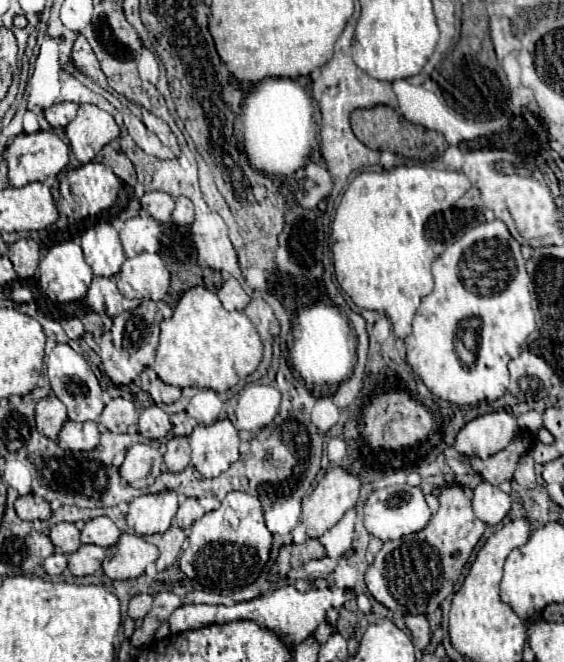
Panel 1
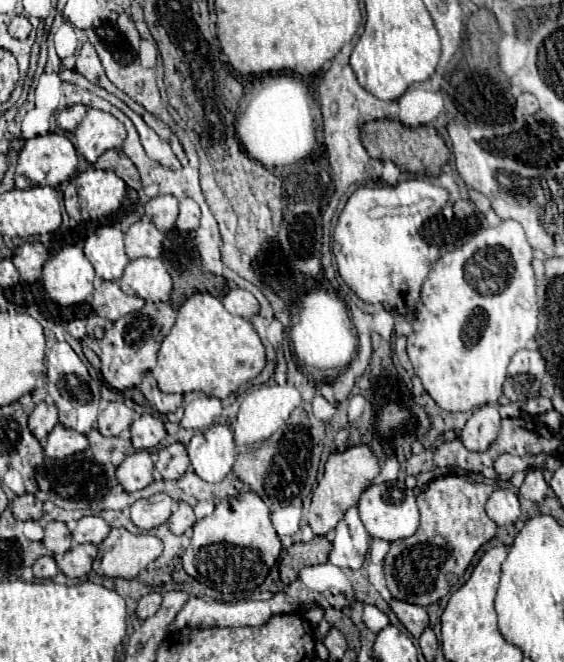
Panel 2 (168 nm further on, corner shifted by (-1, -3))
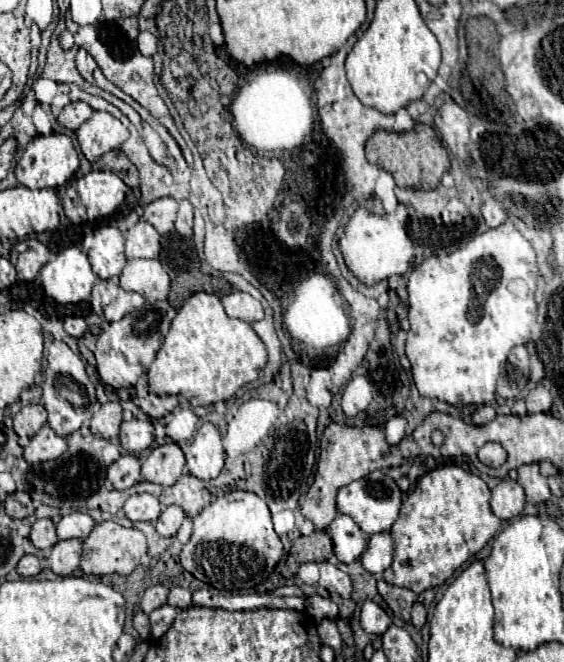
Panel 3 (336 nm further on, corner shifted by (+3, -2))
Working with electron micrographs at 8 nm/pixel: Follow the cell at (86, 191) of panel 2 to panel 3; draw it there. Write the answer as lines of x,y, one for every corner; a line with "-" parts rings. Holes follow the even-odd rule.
91,171
67,184
65,215
73,223
107,217
123,203
125,191
127,185
113,171

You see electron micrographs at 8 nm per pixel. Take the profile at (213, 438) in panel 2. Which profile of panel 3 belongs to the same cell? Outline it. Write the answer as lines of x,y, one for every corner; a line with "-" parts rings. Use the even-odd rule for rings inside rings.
203,423
187,445
187,467
197,479
215,479
223,471
223,437
213,423

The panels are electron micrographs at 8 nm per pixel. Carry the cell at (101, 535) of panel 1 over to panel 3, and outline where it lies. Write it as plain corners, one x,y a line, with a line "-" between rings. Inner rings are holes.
69,513
57,523
59,539
87,539
87,535
95,529
95,521
87,513

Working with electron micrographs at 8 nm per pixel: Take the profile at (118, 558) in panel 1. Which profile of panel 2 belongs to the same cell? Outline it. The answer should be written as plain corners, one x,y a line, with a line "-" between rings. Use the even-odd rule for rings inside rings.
111,528
107,538
97,546
97,574
107,578
135,578
141,570
147,568
149,562
157,560
163,552
163,542
153,534
131,534
125,528

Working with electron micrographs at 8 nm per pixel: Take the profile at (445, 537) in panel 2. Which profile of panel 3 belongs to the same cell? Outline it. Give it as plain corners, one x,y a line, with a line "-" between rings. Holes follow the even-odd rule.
445,465
425,473
405,499
399,519
391,527
395,551
391,567
383,573
385,581
419,595
451,579
501,529
501,521
491,513
489,497
487,483
457,465

